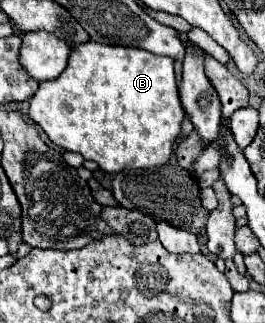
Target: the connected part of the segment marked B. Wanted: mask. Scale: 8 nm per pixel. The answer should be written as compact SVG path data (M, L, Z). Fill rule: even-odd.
M85 42L85 44L77 46L71 52L67 68L55 80L47 80L47 82L39 84L39 90L31 98L29 116L45 130L45 134L49 136L49 140L53 144L57 144L57 146L61 146L65 150L71 150L71 152L79 152L85 160L97 162L99 168L105 170L105 172L121 172L125 168L157 168L157 166L163 166L171 158L175 140L181 134L181 122L185 118L185 110L181 108L181 100L179 100L179 92L177 92L177 82L175 82L175 74L173 74L173 60L169 56L157 56L157 54L145 52L141 48L127 48L127 46L111 46L111 44L99 44L99 42Z

